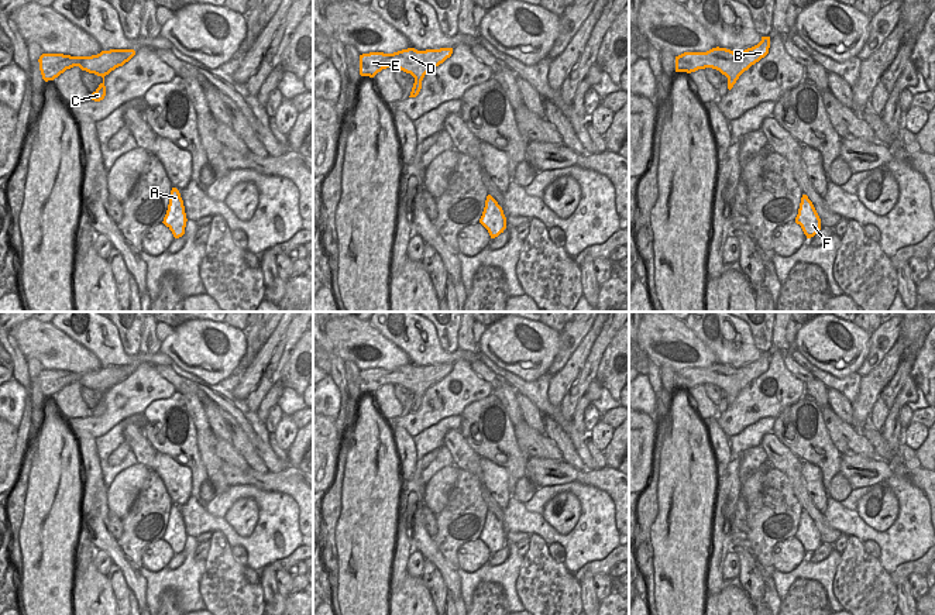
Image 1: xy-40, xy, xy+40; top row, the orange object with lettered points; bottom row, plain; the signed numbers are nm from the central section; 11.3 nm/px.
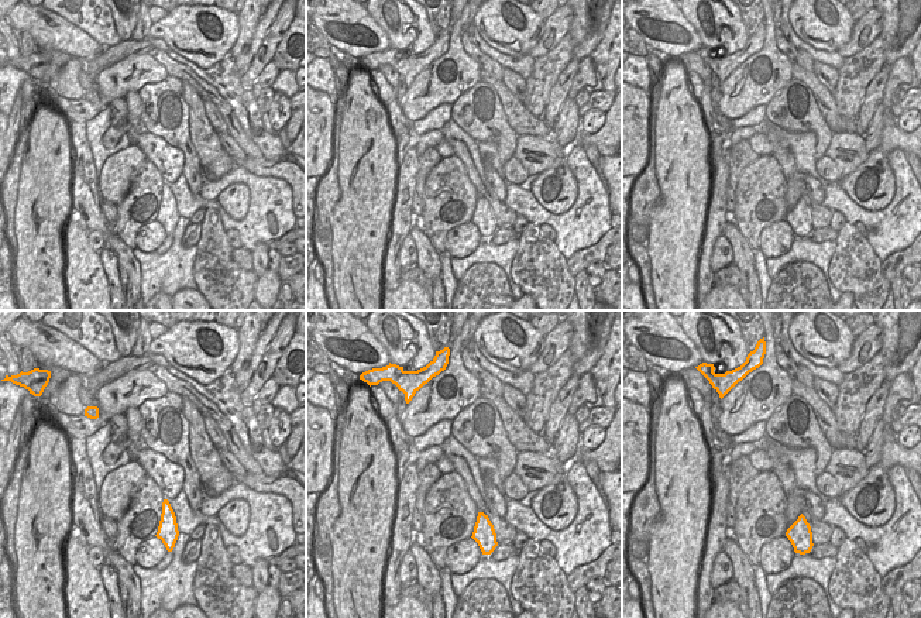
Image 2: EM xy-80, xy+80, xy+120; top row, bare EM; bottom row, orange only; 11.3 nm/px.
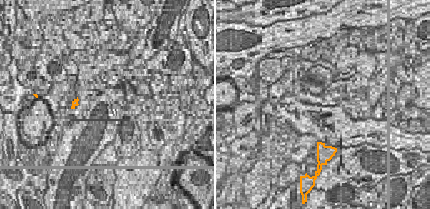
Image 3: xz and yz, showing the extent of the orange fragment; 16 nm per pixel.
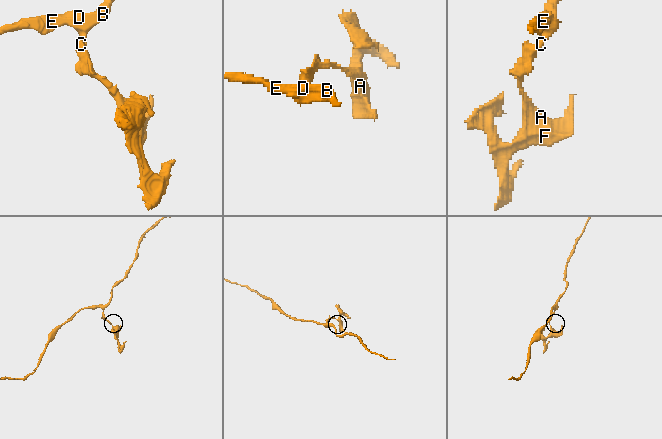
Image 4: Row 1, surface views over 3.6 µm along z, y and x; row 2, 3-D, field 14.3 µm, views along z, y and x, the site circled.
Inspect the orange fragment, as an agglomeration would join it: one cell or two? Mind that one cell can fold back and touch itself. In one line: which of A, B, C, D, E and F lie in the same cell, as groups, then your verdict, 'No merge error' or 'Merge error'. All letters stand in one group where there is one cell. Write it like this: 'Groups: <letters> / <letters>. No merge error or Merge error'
Groups: A C F / B D E. Merge error.

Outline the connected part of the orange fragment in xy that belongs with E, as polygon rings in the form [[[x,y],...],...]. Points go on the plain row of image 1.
[[[453,364],[417,367],[402,365],[393,370],[369,368],[360,371],[360,391],[374,394],[386,384],[401,385],[415,394],[413,402],[423,396],[424,391],[443,379],[453,370]]]

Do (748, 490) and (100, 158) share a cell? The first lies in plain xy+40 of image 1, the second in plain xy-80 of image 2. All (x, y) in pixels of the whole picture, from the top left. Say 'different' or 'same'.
different

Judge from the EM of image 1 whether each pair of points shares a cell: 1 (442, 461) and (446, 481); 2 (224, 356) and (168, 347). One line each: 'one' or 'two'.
1: two
2: one

